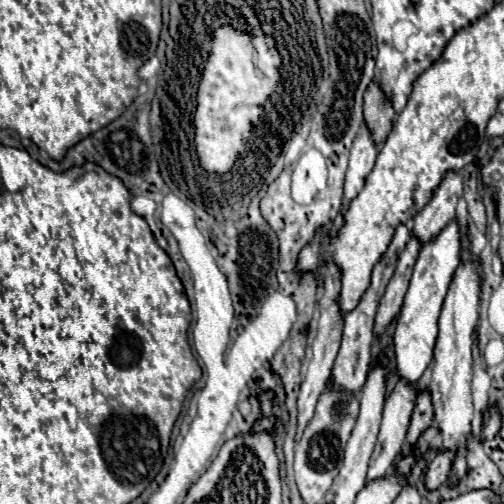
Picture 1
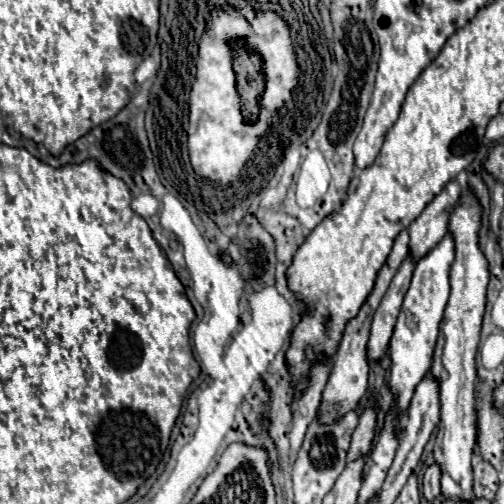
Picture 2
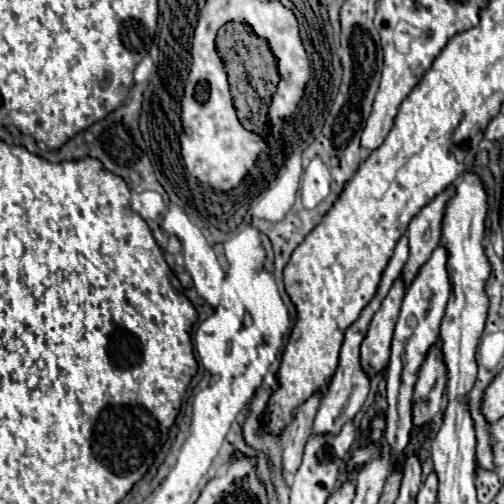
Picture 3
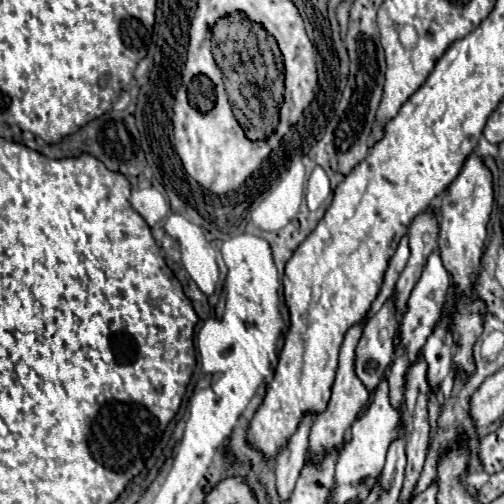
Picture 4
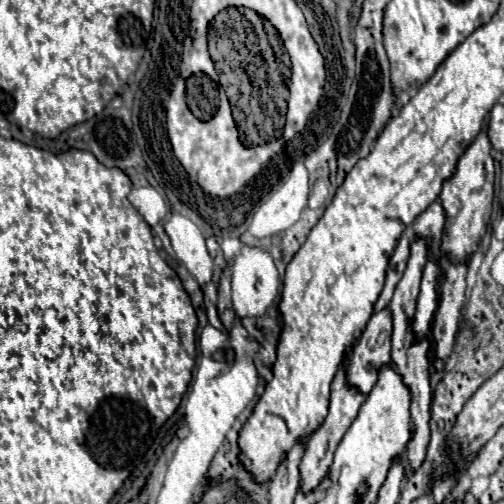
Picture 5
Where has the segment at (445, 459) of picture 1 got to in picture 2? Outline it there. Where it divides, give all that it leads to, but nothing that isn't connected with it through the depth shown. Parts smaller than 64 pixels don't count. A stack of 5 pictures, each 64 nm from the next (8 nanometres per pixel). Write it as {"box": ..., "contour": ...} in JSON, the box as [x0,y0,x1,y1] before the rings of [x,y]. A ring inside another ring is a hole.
{"box":[422,464,440,502],"contour":[[[432,464],[422,480],[422,496],[432,502],[436,496],[440,494],[440,468],[436,464]]]}

